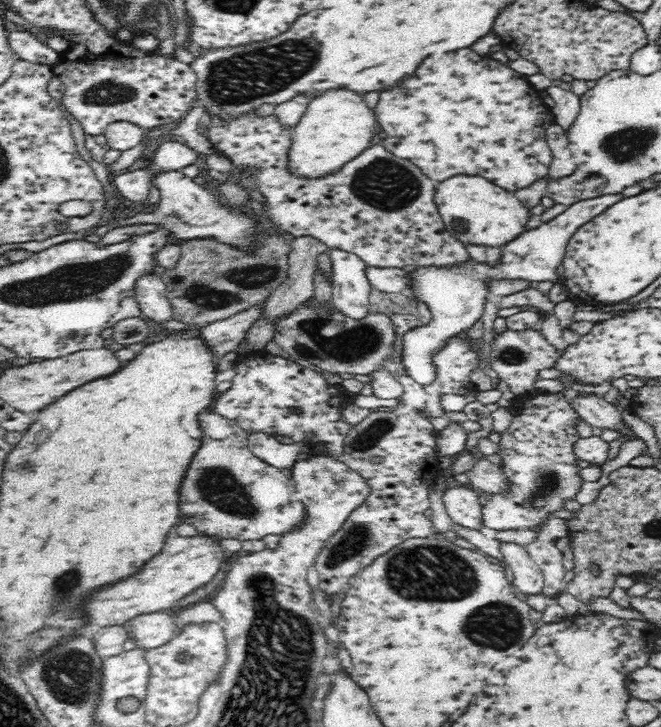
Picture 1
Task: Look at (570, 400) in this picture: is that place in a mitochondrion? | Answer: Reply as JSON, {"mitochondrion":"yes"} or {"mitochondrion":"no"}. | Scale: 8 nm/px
{"mitochondrion":"no"}

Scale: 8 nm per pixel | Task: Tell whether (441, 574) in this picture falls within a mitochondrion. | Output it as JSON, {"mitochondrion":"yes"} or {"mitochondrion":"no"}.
{"mitochondrion":"yes"}

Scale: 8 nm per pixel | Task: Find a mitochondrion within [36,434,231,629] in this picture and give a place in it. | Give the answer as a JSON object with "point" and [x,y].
{"point":[66,586]}

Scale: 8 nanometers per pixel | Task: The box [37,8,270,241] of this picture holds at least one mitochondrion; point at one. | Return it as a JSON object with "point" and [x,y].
{"point":[104,92]}

